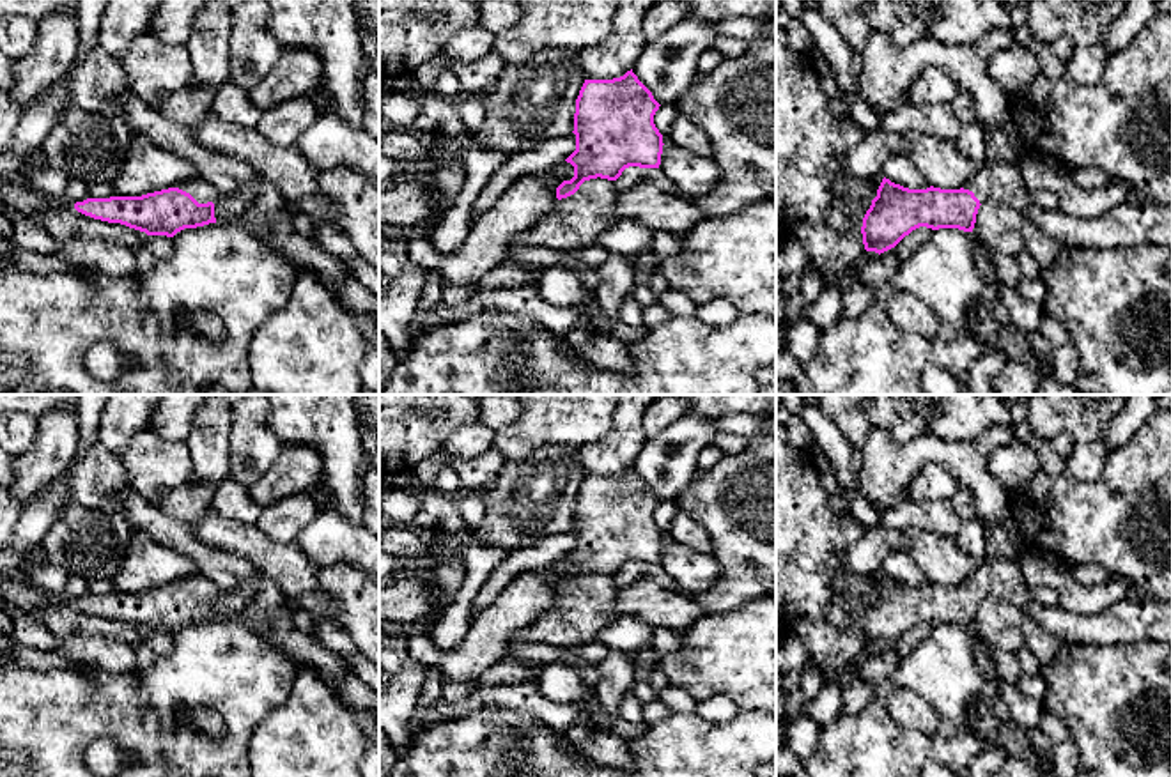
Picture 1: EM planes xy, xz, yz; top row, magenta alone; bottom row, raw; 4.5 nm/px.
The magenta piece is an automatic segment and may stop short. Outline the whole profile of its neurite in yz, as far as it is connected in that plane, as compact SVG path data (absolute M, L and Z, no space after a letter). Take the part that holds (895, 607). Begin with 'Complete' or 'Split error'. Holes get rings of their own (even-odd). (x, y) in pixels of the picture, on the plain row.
Split error. M985 559L960 586L909 586L884 573L863 614L865 646L880 651L919 623L973 628L978 605L987 596L1019 609L1033 600L1017 559Z

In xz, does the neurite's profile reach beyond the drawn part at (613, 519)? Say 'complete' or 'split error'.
split error

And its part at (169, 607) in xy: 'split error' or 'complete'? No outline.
split error

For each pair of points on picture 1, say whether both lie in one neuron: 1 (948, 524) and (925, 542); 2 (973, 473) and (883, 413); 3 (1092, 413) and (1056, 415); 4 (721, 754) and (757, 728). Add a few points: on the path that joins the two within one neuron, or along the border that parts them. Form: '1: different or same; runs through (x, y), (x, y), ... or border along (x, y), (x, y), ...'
1: different; border along (902, 530), (927, 528), (953, 538)
2: different; border along (877, 427), (900, 443), (925, 434)
3: same; runs through (1083, 413), (1065, 413)
4: same; runs through (730, 753), (748, 737)

